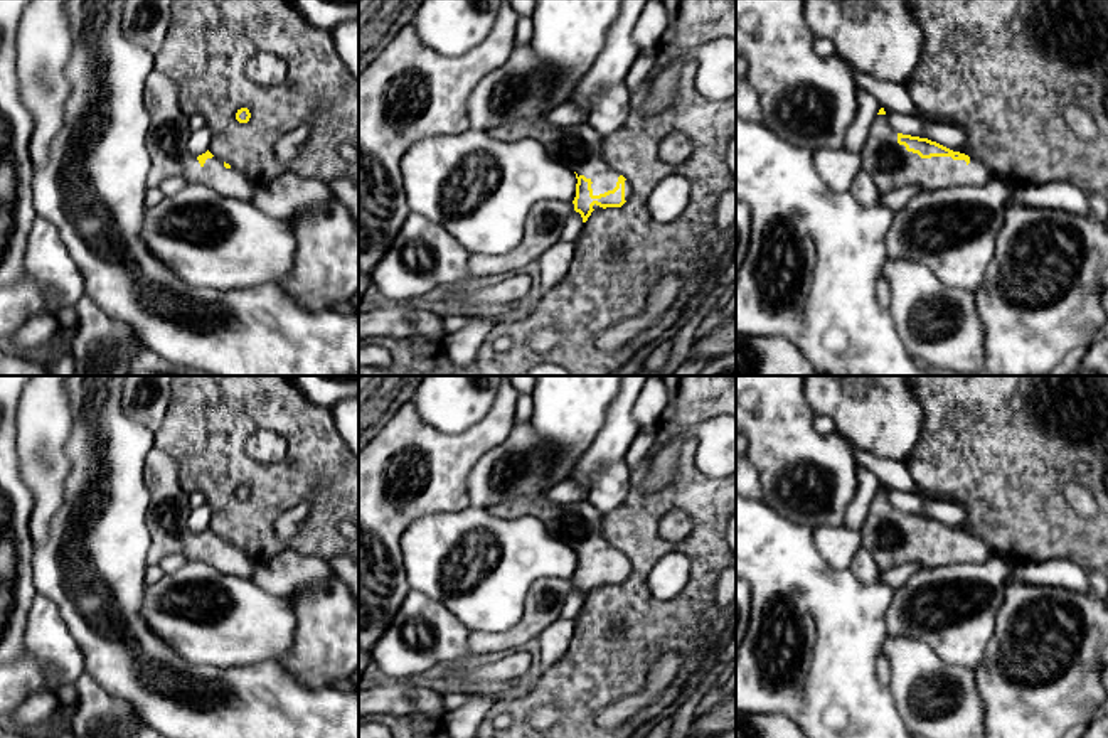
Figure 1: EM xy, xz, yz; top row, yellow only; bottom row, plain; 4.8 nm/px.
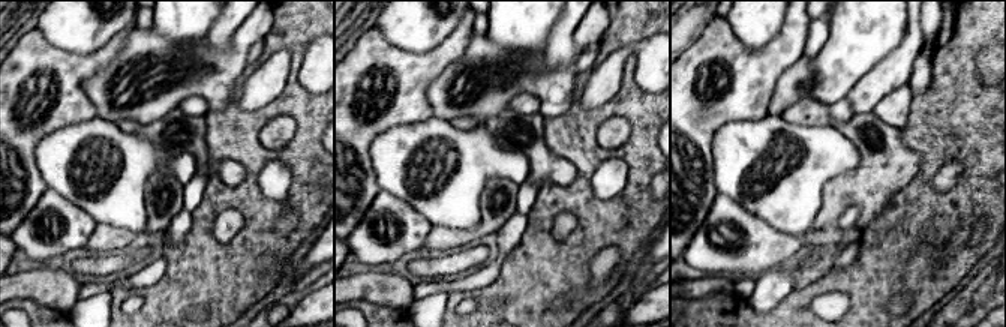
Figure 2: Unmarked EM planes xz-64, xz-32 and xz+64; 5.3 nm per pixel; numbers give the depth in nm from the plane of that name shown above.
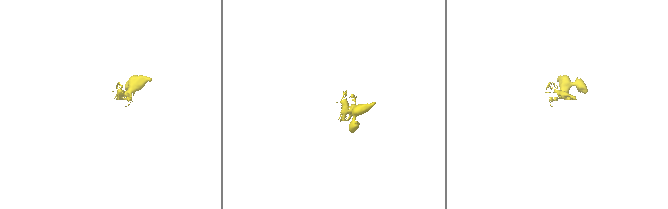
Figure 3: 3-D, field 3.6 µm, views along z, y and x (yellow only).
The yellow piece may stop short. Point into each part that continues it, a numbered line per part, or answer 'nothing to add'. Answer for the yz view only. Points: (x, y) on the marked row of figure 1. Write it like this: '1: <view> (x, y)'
1: yz (891, 165)

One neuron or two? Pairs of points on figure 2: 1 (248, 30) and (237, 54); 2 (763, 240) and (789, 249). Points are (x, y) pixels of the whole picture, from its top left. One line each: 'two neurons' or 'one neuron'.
1: one neuron
2: one neuron

